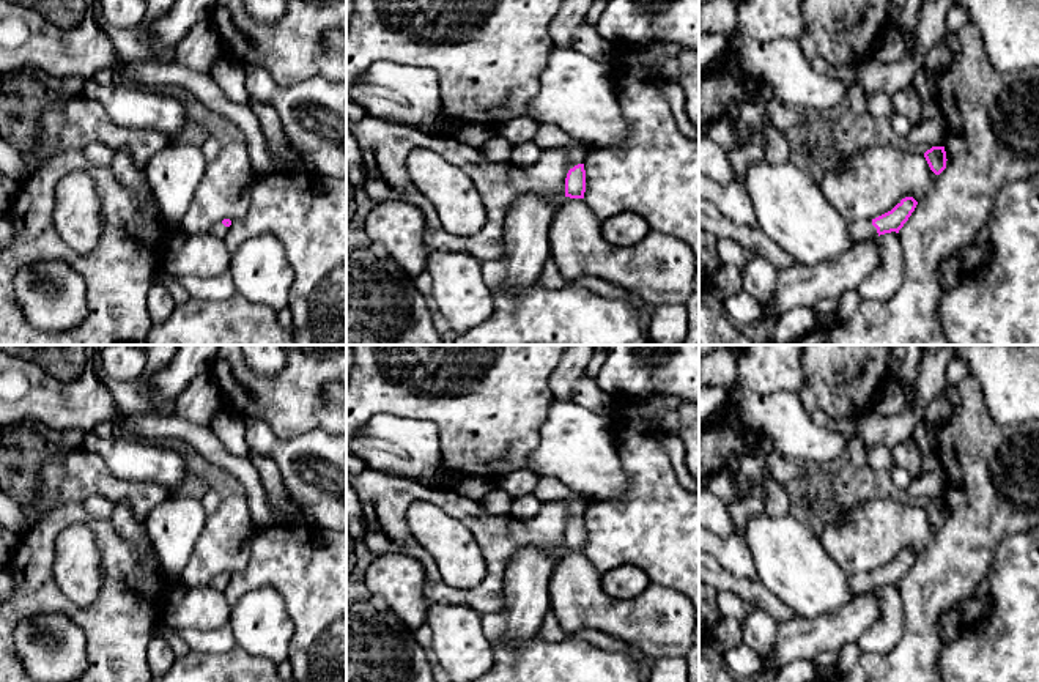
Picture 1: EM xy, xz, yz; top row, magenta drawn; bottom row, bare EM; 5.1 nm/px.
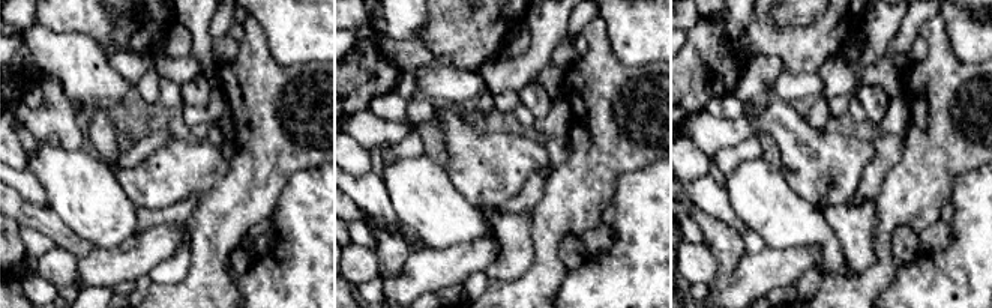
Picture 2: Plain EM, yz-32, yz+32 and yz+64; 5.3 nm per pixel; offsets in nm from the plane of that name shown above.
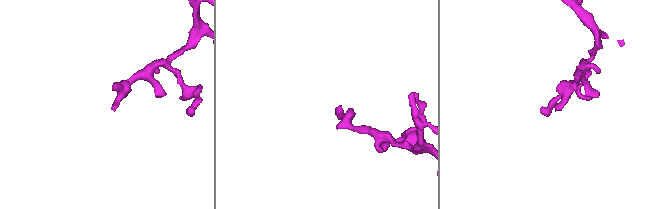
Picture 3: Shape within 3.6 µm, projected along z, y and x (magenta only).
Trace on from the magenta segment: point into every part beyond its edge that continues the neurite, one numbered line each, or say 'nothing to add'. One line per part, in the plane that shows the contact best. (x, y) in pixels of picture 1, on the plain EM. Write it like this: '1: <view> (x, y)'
1: yz (865, 583)

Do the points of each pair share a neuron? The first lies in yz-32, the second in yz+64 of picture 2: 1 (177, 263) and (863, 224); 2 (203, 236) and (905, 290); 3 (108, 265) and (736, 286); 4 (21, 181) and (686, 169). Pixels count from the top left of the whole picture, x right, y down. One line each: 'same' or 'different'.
1: same
2: different
3: same
4: different

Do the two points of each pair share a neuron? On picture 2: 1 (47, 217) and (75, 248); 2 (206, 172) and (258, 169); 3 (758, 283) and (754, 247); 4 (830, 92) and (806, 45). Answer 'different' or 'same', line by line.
1: same
2: different
3: different
4: different

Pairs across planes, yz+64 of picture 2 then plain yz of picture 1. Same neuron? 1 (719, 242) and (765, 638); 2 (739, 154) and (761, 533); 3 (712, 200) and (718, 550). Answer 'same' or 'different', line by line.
1: same
2: different
3: same

